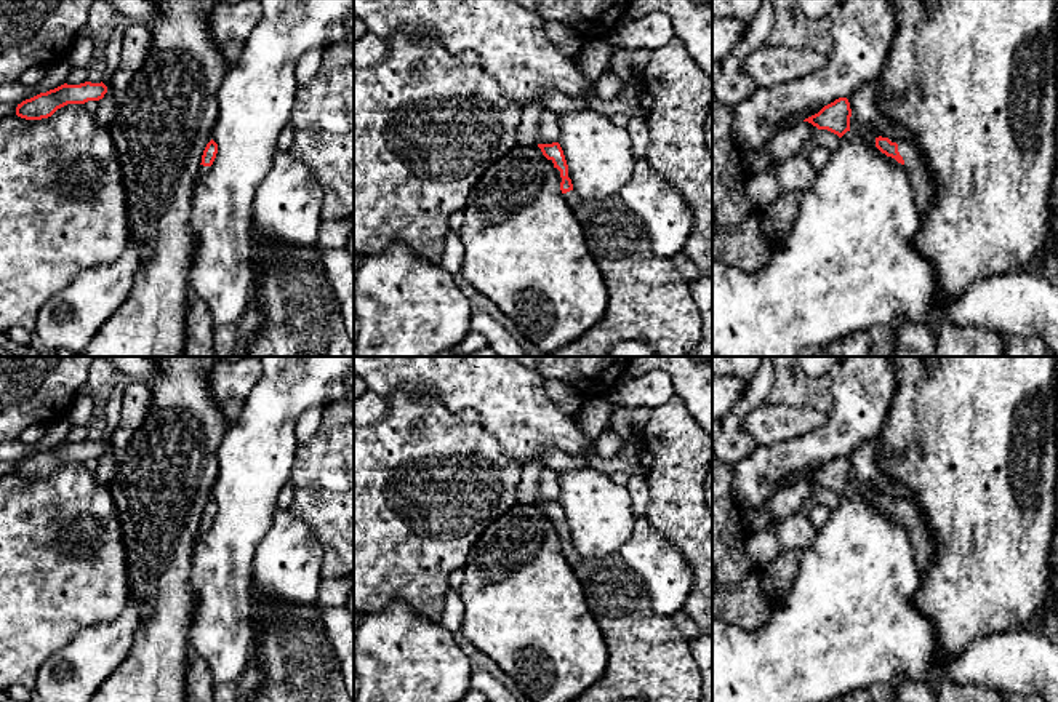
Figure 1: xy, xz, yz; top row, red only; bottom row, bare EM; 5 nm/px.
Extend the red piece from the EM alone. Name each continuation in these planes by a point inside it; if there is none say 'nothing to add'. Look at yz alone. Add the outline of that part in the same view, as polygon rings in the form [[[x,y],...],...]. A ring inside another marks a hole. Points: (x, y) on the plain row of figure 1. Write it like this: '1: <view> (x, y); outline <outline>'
1: yz (916, 523); outline [[[898,502],[898,510],[904,518],[919,571],[930,566],[935,556],[935,539],[925,515],[909,502]]]

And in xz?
1: xz (649, 658); outline [[[570,548],[563,555],[583,585],[586,603],[608,646],[603,675],[571,702],[619,702],[632,697],[647,702],[698,702],[701,673],[690,638],[675,627],[672,617],[658,616],[651,609],[643,580],[618,553],[592,560]]]

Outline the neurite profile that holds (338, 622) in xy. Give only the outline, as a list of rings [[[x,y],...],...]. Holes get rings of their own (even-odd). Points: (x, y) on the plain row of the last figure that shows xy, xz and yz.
[[[322,608],[320,616],[341,664],[346,691],[354,702],[354,612],[346,608]]]

